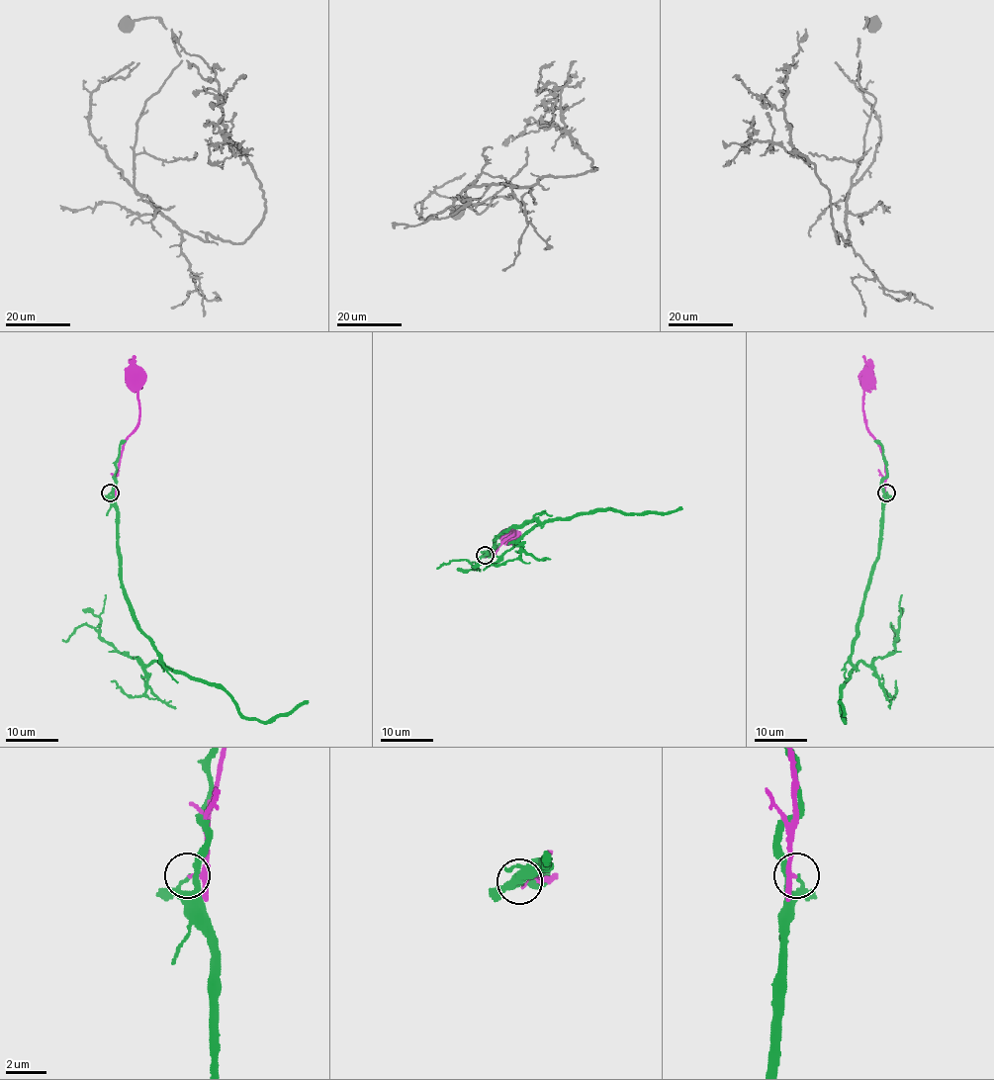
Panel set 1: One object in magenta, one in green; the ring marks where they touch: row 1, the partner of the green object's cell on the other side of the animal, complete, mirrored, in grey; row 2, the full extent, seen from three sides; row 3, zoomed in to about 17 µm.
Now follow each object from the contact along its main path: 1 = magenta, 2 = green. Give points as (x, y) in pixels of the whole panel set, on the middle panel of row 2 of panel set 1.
1: (485, 555), (494, 552), (513, 533), (507, 533)
2: (485, 555), (499, 535), (532, 519), (546, 522), (615, 509), (625, 513), (682, 509)

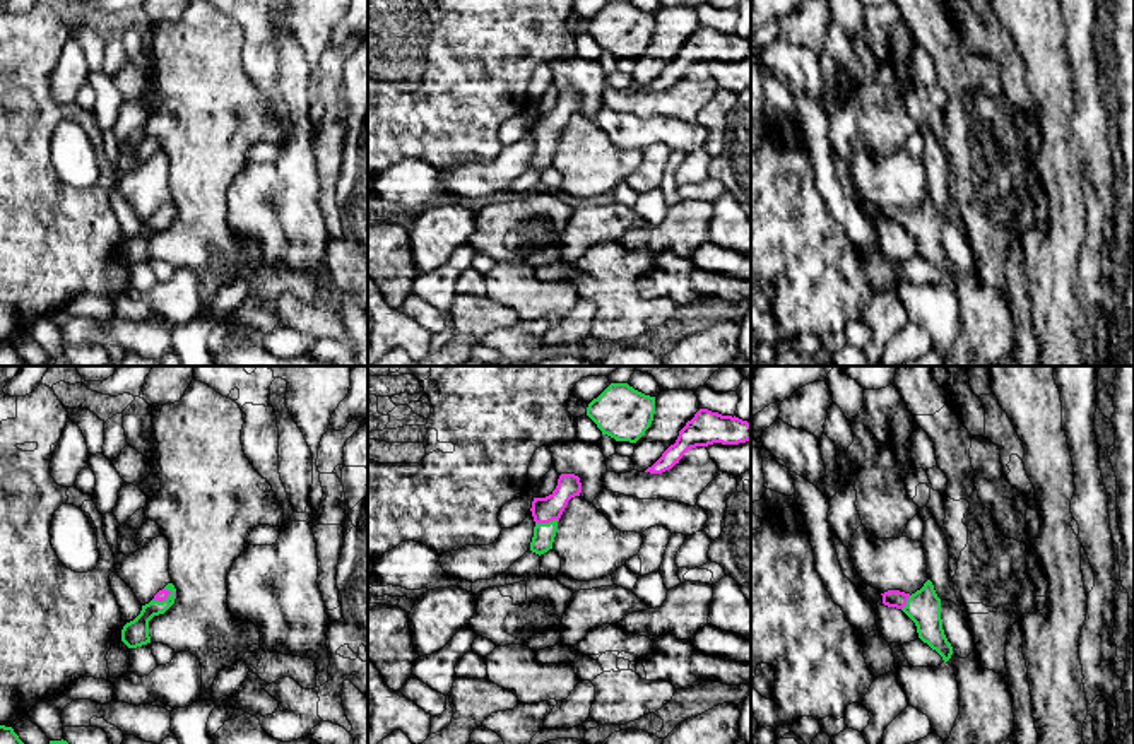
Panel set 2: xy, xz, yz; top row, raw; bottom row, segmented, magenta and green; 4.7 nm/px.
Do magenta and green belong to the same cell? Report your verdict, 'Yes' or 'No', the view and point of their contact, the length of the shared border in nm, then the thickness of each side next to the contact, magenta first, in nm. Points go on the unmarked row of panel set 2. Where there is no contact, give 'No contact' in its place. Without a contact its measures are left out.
No. Touches magenta at xz (546, 139). Shared border 110 nm. Thickness 120 nm (magenta) against 100 nm

